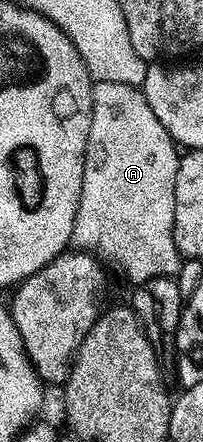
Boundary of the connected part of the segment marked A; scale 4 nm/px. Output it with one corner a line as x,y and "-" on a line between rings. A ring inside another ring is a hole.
110,81
94,83
83,191
80,192
80,210
73,221
72,245
100,255
106,263
117,264
135,286
149,279
176,277
184,261
174,238
175,177
178,176
179,162
177,144
159,123
140,87

